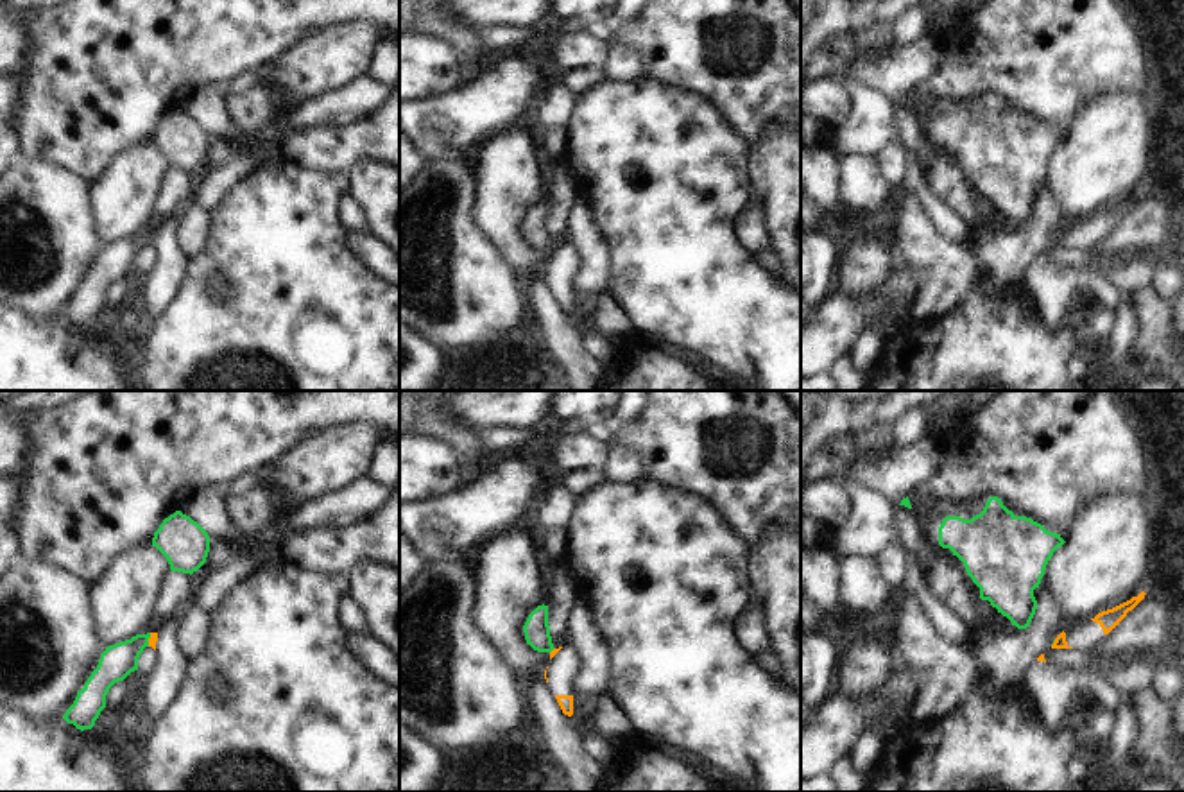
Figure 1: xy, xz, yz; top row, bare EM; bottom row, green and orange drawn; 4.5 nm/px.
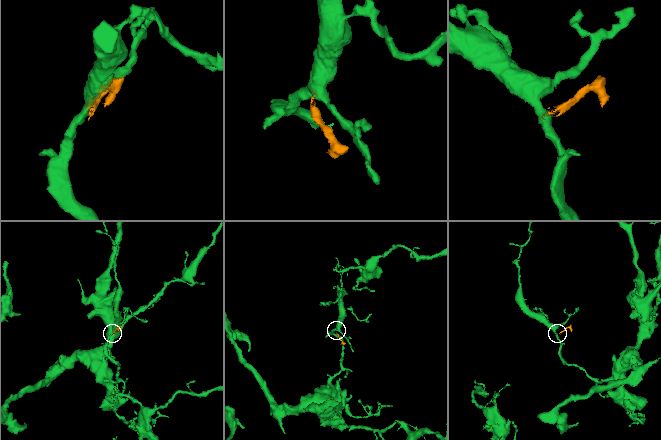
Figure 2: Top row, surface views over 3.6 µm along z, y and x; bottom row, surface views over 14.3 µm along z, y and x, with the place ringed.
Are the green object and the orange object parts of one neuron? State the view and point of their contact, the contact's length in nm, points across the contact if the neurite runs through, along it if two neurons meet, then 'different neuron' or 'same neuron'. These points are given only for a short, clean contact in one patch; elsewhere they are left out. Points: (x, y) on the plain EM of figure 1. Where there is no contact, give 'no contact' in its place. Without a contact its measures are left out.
contact xy (147, 239); length 70 nm; border xy (151, 232), (147, 244); different neuron

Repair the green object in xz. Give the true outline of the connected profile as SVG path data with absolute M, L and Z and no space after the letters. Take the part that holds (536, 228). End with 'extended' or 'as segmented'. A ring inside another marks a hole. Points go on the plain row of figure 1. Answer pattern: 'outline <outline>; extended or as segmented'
outline M537 204L523 224L527 242L537 251L552 251L553 242L548 224L548 204Z; as segmented

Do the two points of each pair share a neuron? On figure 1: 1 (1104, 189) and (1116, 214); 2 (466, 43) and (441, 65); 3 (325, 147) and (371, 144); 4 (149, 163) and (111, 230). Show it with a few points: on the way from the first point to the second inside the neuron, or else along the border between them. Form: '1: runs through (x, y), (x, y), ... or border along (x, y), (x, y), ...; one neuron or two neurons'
1: border along (1145, 190), (1102, 208), (1075, 224); two neurons
2: border along (418, 34), (445, 38), (463, 60); two neurons
3: runs through (335, 147), (360, 144); one neuron
4: runs through (135, 180), (119, 214); one neuron

